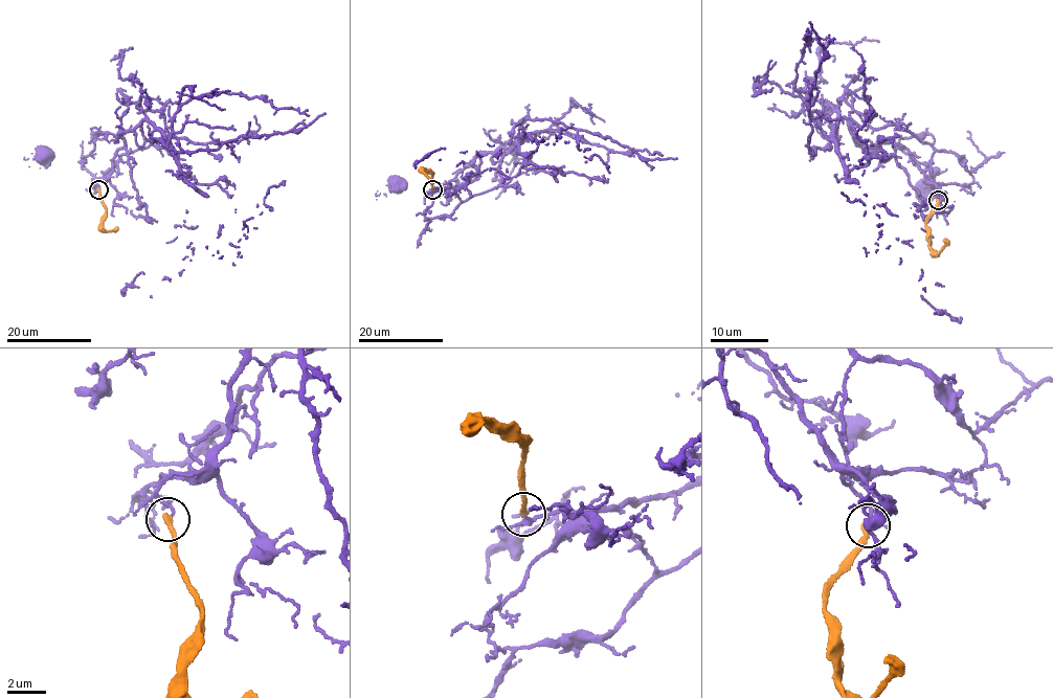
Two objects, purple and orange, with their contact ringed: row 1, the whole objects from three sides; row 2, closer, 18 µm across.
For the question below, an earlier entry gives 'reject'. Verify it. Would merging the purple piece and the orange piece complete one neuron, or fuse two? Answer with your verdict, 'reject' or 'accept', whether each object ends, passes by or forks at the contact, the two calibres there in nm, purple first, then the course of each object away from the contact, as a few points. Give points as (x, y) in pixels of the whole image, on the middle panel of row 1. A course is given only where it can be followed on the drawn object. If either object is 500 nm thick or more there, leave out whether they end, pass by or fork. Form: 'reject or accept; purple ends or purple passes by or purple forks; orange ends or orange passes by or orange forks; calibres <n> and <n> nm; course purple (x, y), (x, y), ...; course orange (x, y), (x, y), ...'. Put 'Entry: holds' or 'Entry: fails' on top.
Entry: holds
reject; purple ends; orange ends; calibres 120 and 320 nm; course purple (431, 189), (467, 183), (474, 158), (522, 136), (527, 162), (552, 166), (516, 125); course orange (431, 189), (432, 173), (424, 169), (423, 173), (435, 181)

